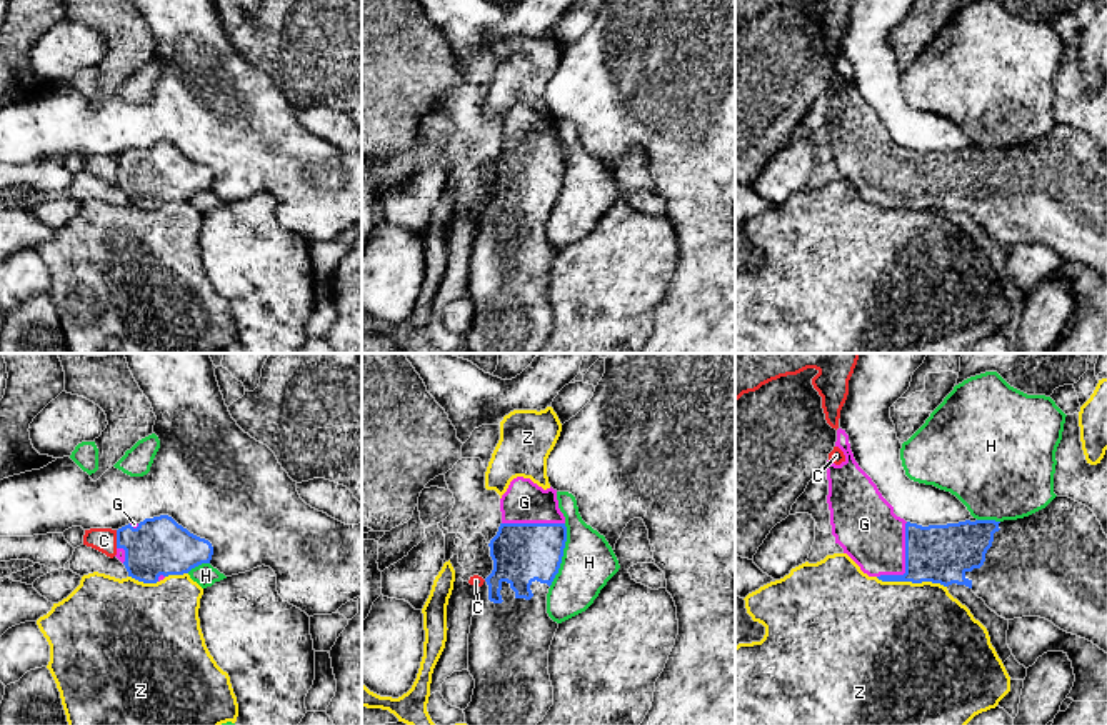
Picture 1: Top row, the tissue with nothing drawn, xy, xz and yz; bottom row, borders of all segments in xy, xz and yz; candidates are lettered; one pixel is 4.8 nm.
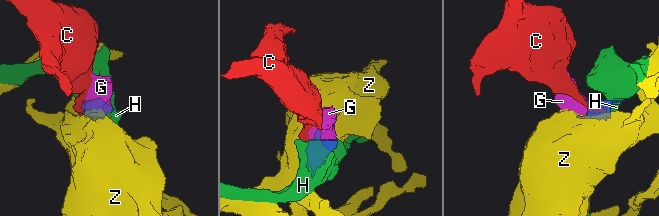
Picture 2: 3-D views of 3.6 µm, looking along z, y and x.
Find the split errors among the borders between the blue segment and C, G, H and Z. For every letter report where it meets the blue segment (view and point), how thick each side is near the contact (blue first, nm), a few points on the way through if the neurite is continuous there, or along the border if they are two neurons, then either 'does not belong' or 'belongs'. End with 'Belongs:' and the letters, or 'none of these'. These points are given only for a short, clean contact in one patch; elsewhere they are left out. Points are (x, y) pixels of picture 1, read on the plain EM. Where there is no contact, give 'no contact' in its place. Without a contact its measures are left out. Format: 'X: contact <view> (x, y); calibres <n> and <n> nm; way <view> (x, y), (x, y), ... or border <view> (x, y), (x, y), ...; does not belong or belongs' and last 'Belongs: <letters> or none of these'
C: contact xy (117, 165); calibres 280 and 120 nm; border xy (115, 157), (117, 174); does not belong
G: contact yz (906, 187); calibres 280 and 300 nm; belongs
H: contact xz (562, 182); calibres 280 and 260 nm; does not belong
Z: contact yz (911, 207); calibres 280 and 480 nm; border yz (876, 204), (902, 209), (939, 209), (946, 214); does not belong
Belongs: G

